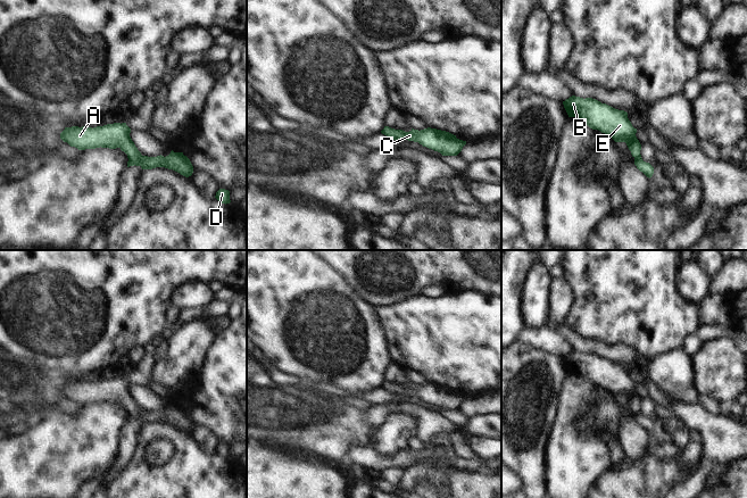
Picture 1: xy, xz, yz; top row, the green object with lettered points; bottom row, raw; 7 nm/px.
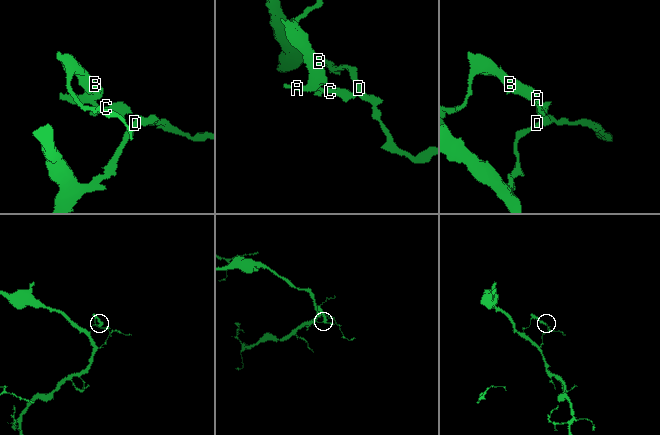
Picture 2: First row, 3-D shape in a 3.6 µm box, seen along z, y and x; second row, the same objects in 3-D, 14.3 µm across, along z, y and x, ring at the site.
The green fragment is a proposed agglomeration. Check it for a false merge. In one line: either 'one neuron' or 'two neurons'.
one neuron

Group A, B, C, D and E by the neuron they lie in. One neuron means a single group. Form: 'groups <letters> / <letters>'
groups A B C D E

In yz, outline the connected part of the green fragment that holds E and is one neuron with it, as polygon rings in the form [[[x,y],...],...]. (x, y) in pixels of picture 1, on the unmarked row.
[[[575,350],[563,356],[563,359],[568,372],[578,373],[590,383],[607,389],[615,397],[625,397],[637,423],[647,432],[653,431],[654,422],[641,413],[641,399],[636,391],[637,383],[632,381],[626,366],[615,364],[592,352],[583,354]]]

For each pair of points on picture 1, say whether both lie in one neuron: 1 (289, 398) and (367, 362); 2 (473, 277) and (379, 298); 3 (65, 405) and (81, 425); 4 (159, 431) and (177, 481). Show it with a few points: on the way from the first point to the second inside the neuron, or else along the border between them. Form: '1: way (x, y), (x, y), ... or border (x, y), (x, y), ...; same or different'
1: border (303, 382), (313, 387); different
2: way (449, 275), (400, 275); same
3: border (82, 405), (73, 413), (61, 413), (57, 409); different
4: way (174, 437), (181, 443), (181, 466); same

